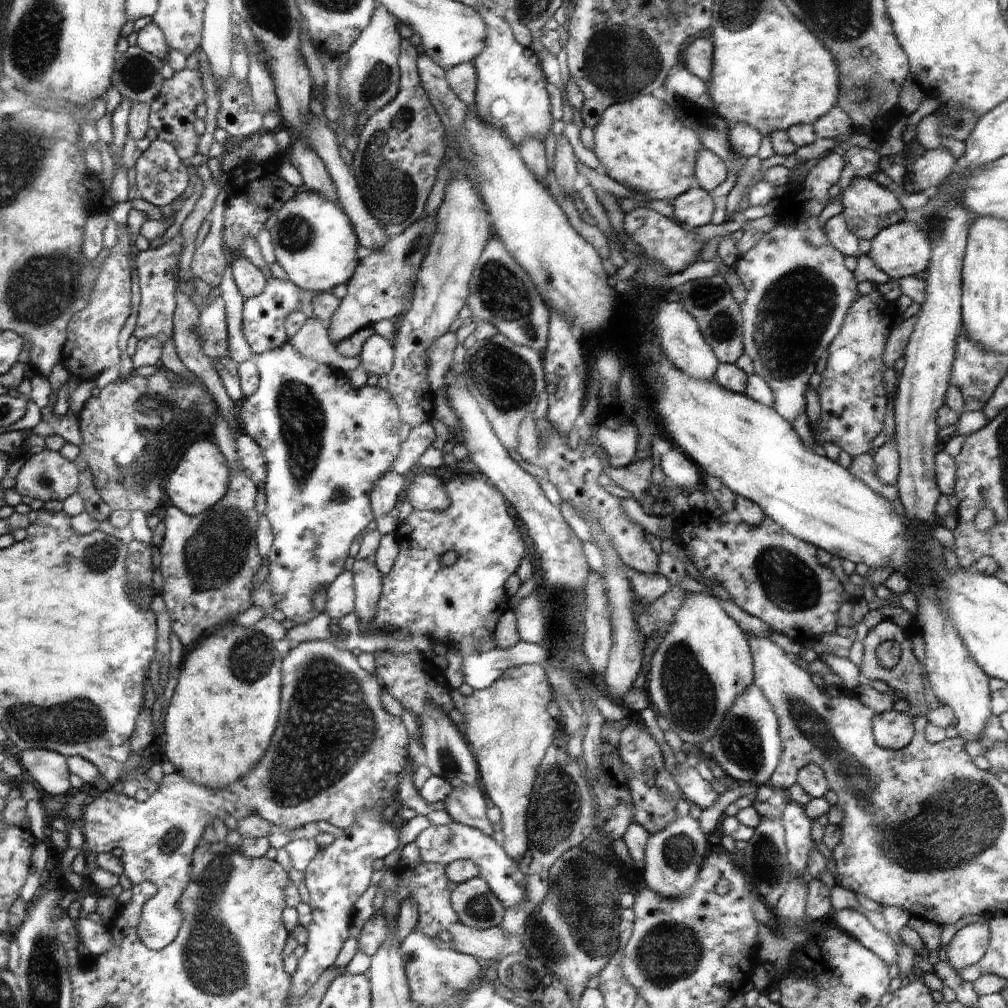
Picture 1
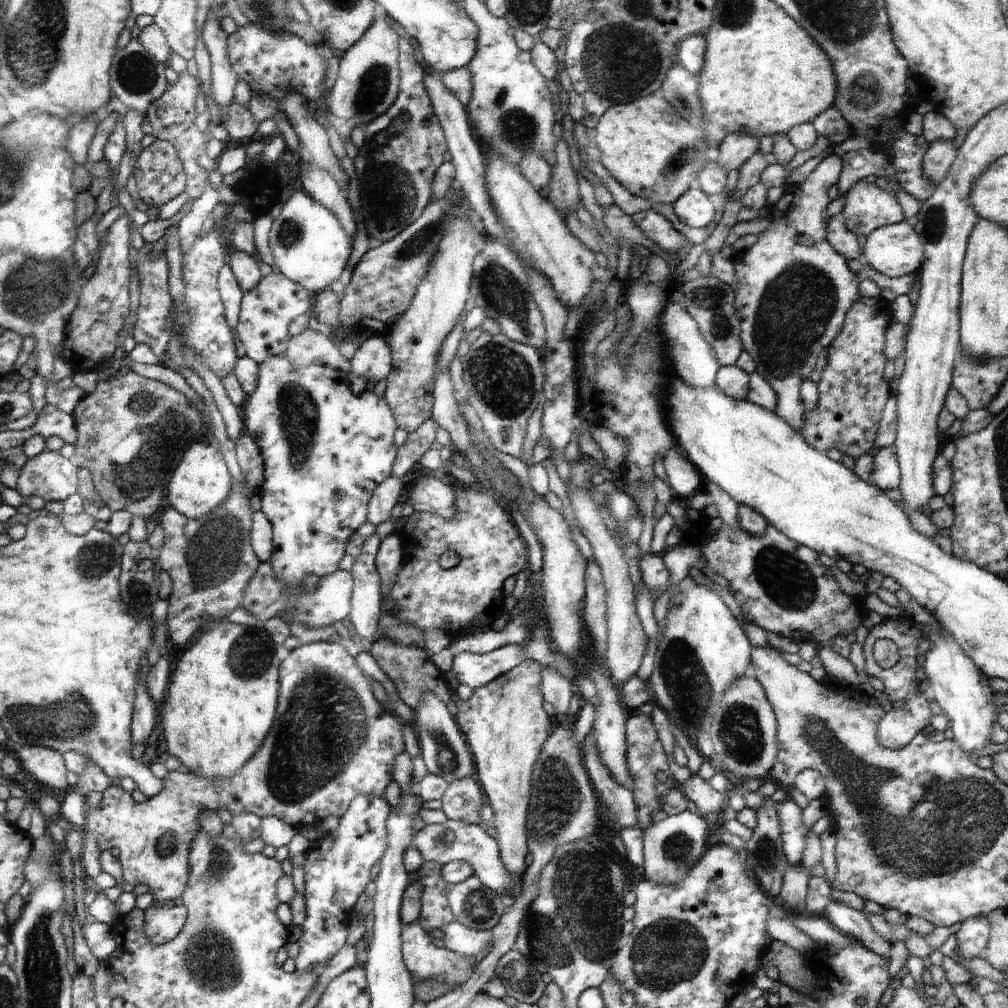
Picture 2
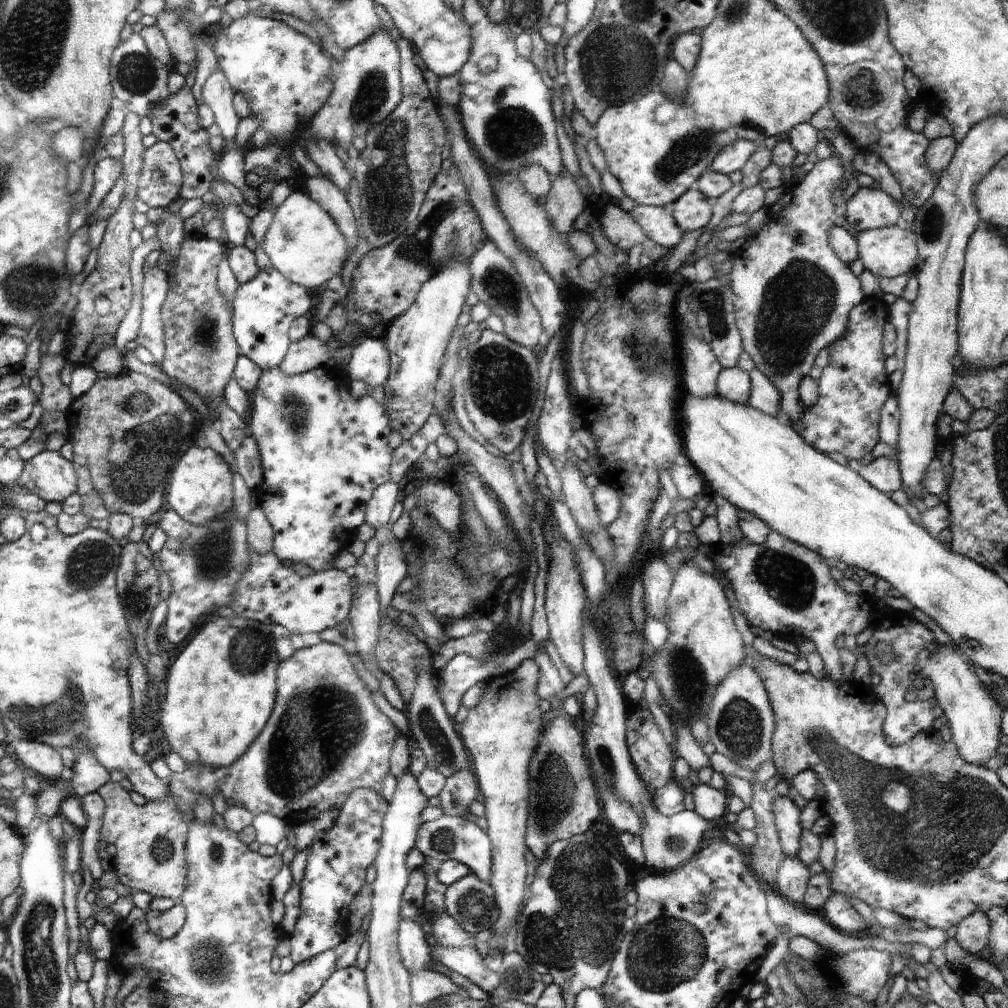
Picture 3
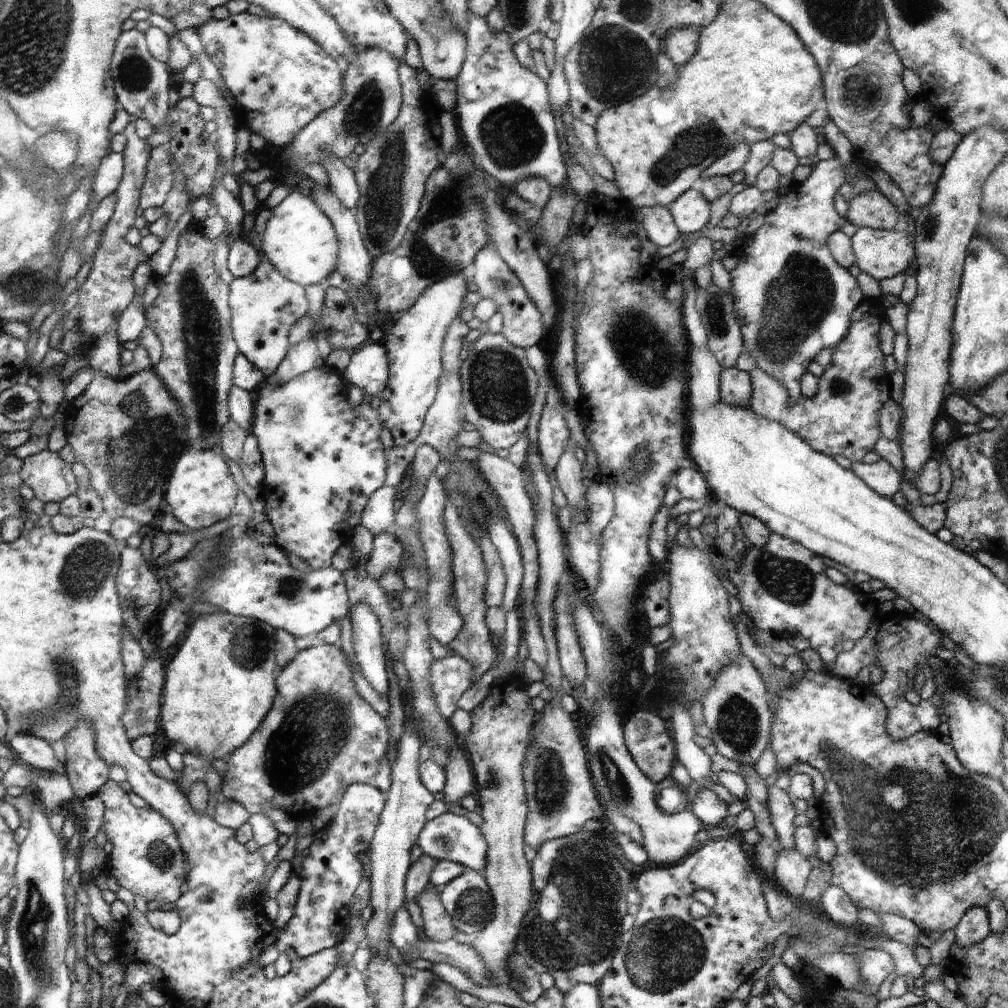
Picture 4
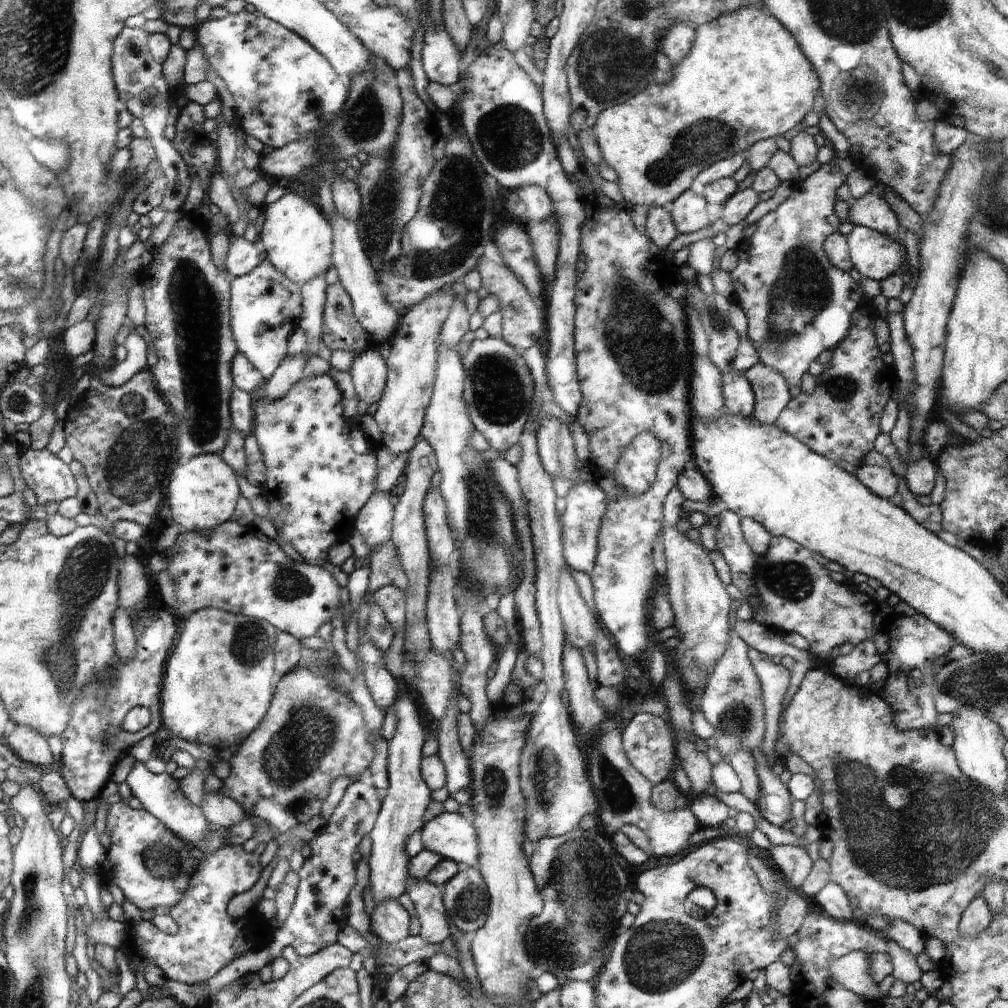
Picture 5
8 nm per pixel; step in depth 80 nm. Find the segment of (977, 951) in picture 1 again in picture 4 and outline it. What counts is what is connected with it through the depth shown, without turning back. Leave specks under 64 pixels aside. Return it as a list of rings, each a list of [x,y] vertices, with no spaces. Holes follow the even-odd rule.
[[[972,907],[955,928],[955,941],[964,948],[981,943],[990,934],[991,920],[986,907]]]

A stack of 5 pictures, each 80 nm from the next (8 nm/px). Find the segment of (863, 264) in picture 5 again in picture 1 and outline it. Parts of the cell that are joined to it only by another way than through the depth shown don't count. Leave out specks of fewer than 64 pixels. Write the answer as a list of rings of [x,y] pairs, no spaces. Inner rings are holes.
[[[900,221],[876,234],[871,240],[871,248],[867,255],[892,281],[904,277],[918,277],[918,274],[924,272],[931,262],[932,246],[928,242],[928,237],[922,230],[918,230],[918,226],[914,226],[913,222]]]

